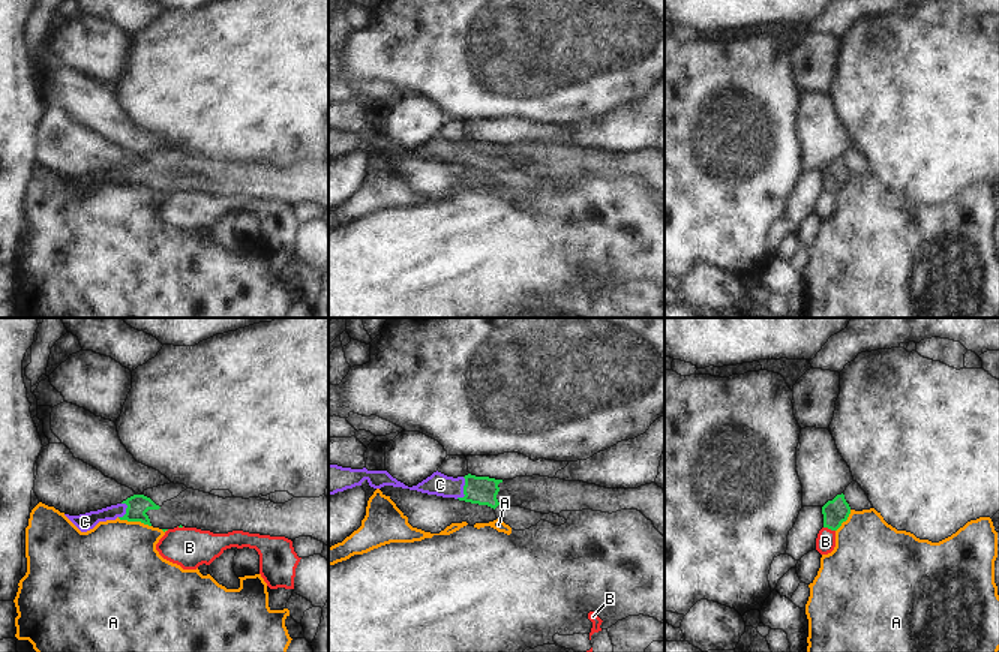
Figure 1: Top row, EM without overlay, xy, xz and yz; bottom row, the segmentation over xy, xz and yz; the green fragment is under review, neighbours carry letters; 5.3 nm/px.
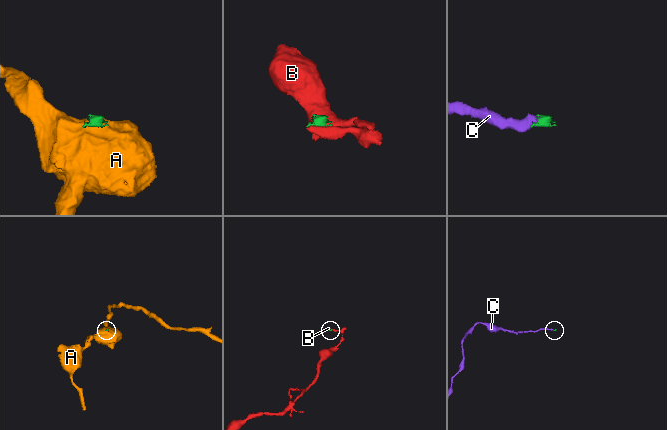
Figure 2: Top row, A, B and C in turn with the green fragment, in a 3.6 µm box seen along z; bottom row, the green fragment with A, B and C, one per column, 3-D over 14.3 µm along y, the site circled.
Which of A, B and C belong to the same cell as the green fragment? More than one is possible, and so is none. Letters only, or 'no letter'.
C

